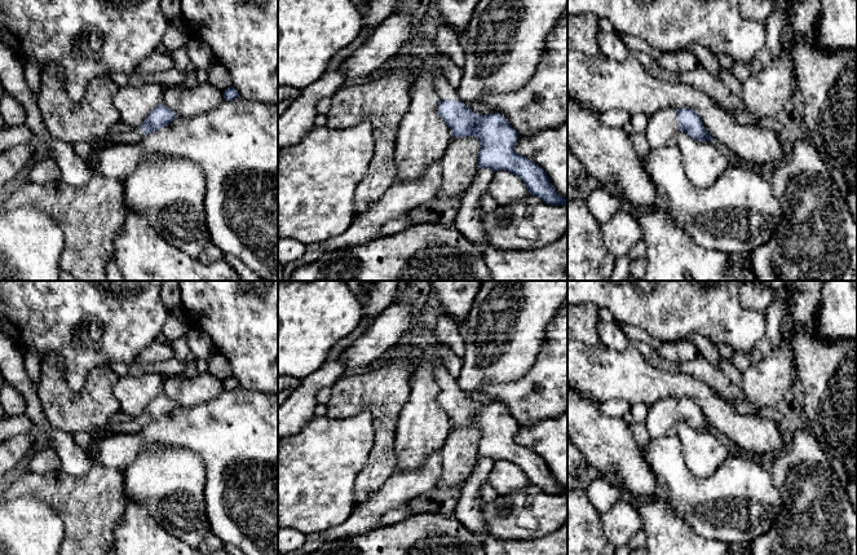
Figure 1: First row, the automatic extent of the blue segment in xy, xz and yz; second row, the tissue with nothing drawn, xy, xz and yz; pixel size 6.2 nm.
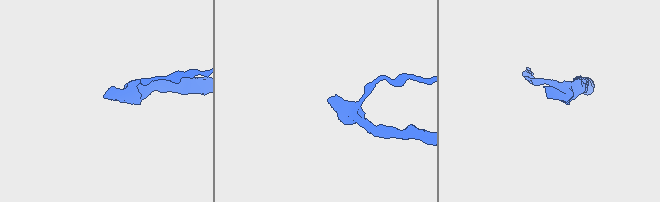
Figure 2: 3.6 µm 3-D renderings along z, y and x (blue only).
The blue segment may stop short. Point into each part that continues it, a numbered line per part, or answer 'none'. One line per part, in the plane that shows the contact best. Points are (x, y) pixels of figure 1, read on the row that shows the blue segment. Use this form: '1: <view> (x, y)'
1: yz (662, 130)

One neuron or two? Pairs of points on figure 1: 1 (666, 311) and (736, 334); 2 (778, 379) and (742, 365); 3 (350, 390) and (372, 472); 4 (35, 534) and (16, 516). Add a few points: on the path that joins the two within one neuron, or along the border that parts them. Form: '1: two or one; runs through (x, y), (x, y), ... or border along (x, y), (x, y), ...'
1: one; runs through (683, 311), (712, 311), (719, 317)
2: two; border along (730, 361), (741, 370), (746, 370), (754, 364)
3: one; runs through (372, 406), (383, 417), (383, 450)
4: one; runs through (30, 531), (21, 522)

